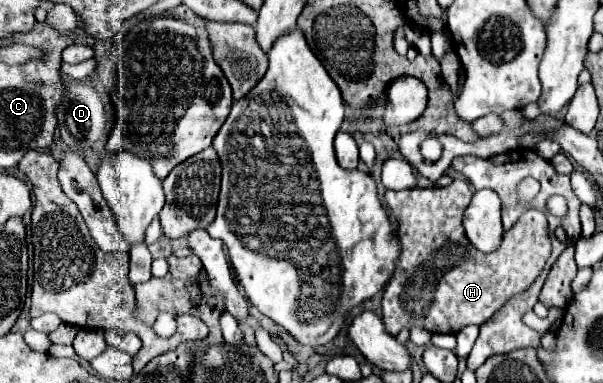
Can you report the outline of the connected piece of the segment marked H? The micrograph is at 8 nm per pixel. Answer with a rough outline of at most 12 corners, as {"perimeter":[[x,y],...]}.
{"perimeter":[[466,181],[386,191],[402,251],[390,335],[482,325],[542,273],[546,215],[494,253],[466,237]]}

